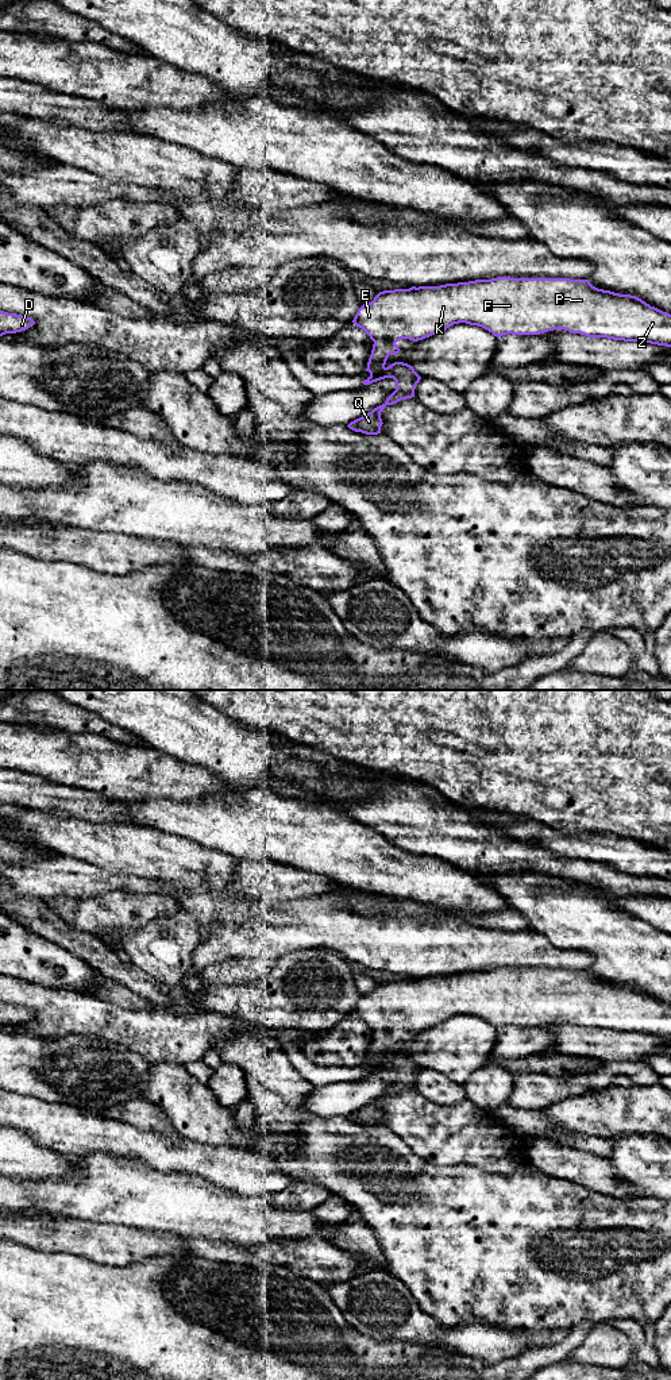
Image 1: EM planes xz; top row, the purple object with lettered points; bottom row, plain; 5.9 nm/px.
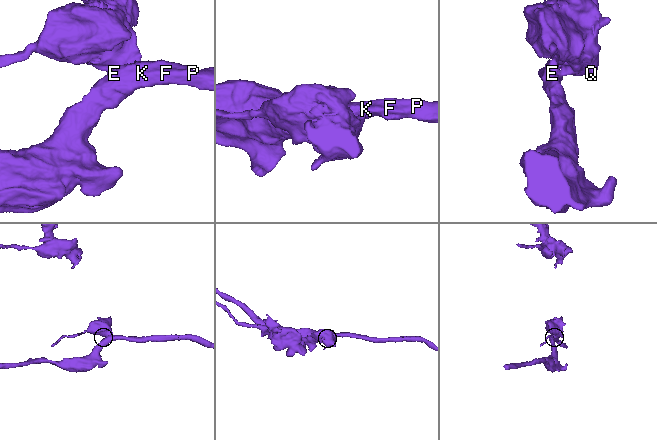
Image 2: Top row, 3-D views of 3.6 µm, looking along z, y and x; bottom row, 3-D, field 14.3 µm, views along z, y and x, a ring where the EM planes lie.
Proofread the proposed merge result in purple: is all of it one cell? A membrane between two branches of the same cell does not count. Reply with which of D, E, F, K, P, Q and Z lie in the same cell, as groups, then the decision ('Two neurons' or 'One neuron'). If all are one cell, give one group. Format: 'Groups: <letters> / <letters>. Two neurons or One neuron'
Groups: D E F K P Q Z. One neuron

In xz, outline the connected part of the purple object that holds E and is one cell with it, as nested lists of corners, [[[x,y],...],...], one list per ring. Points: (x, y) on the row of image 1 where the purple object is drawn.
[[[510,278],[475,280],[468,282],[446,284],[440,286],[412,286],[379,292],[369,304],[363,304],[352,323],[362,328],[374,342],[366,371],[370,377],[363,385],[393,378],[396,390],[386,401],[347,427],[366,435],[381,433],[381,412],[401,400],[414,397],[414,389],[421,377],[413,366],[394,362],[385,366],[390,354],[398,354],[396,344],[402,339],[423,340],[454,324],[478,325],[494,336],[540,335],[554,329],[564,329],[589,338],[651,343],[671,347],[671,315],[651,307],[641,298],[620,294],[593,286],[589,280],[570,278]]]

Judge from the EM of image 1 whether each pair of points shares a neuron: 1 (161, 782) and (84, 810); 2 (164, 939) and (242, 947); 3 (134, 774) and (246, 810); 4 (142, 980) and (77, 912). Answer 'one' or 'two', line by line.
1: two
2: two
3: two
4: two

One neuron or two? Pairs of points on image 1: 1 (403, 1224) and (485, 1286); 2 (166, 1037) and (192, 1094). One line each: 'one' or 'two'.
1: one
2: two

